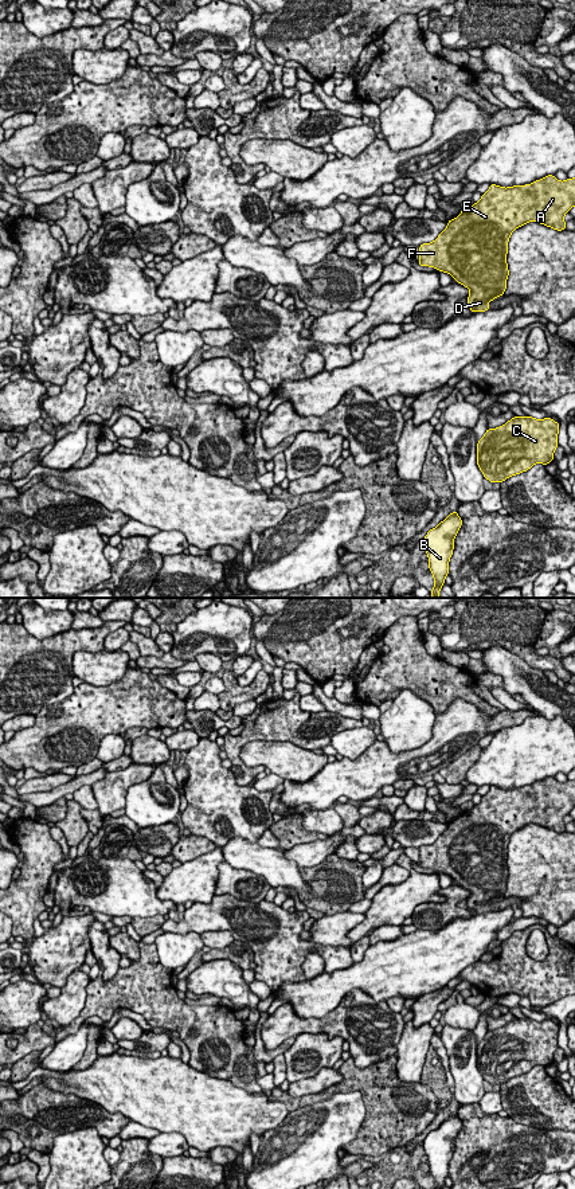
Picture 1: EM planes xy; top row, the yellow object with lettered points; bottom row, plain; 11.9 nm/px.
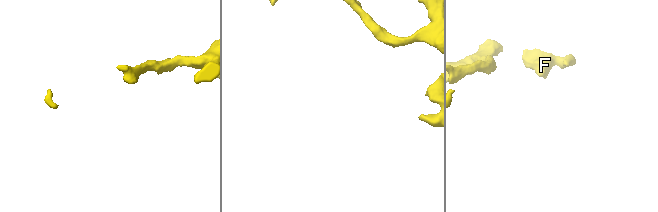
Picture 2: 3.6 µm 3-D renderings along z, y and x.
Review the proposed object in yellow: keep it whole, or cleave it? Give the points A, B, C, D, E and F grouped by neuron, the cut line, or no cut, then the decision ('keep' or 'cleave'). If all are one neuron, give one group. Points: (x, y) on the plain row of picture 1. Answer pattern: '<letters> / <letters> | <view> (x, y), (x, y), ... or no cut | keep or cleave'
A D E F / B C | xy (470, 908), (476, 912) | cleave

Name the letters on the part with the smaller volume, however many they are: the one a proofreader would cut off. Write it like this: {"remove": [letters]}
{"remove": ["A", "D", "E", "F"]}

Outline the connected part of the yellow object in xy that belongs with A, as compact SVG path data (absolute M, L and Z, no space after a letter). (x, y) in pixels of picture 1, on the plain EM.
M548 777L525 787L500 789L490 786L481 802L447 824L447 829L434 844L419 848L418 865L450 876L470 892L468 908L485 914L488 906L501 899L509 877L506 854L511 836L529 824L536 824L558 833L566 832L564 817L575 807L575 779L564 783Z

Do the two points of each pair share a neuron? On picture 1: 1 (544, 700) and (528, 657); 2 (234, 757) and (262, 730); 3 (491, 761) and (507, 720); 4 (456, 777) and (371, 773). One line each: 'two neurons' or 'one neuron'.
1: two neurons
2: one neuron
3: two neurons
4: two neurons

